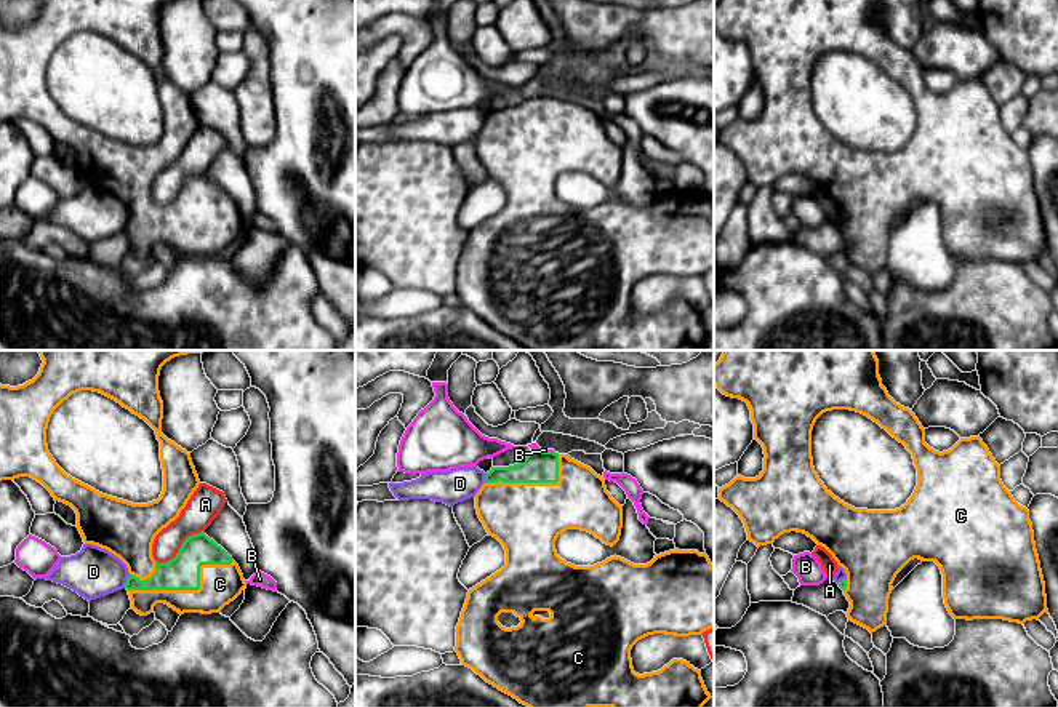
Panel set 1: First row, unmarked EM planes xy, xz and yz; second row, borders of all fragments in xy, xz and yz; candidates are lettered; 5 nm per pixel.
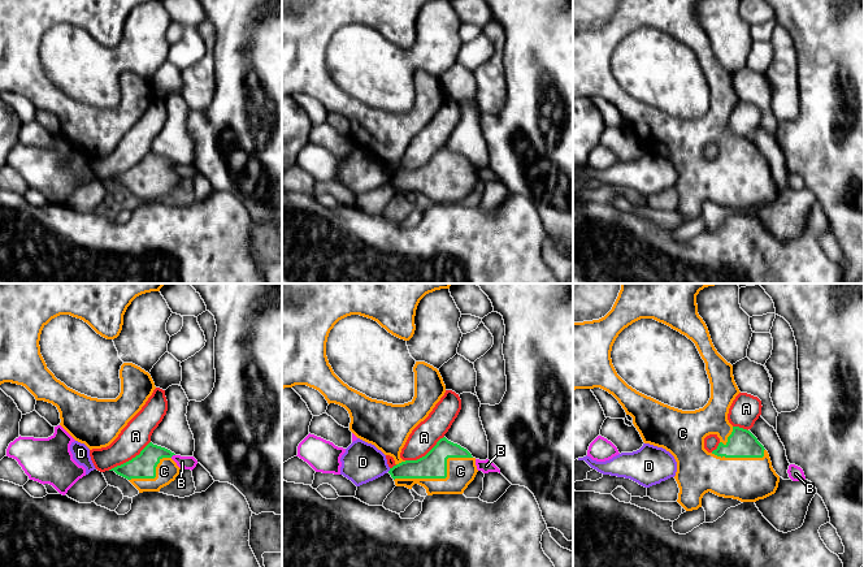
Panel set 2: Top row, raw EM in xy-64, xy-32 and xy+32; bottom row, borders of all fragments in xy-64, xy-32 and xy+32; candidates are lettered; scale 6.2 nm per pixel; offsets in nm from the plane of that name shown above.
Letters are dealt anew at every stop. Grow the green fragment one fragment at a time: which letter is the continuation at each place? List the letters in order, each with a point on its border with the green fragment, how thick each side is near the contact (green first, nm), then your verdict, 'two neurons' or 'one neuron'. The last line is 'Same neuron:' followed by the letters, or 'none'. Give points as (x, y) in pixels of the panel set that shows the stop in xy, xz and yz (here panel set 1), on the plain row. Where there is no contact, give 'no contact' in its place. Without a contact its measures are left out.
A: xy (180, 191) | 180/160 nm | two neurons
B: xz (543, 91) | 160/20 nm | two neurons
C: xy (189, 231) | 180/200 nm | one neuron
D: xy (127, 223) | 160/260 nm | two neurons
Same neuron: C

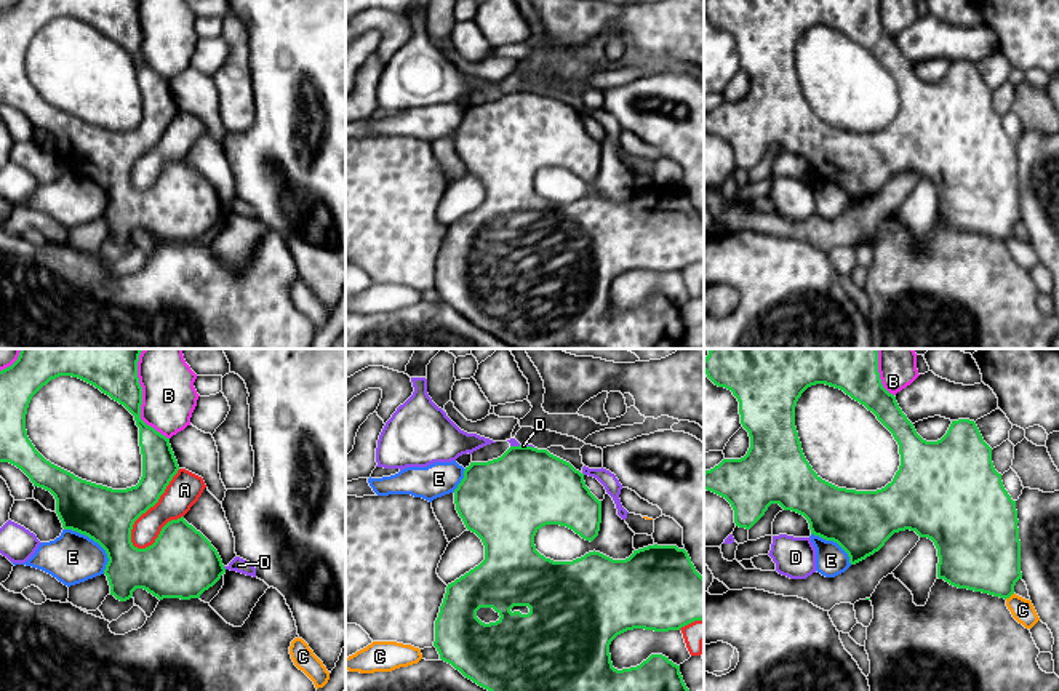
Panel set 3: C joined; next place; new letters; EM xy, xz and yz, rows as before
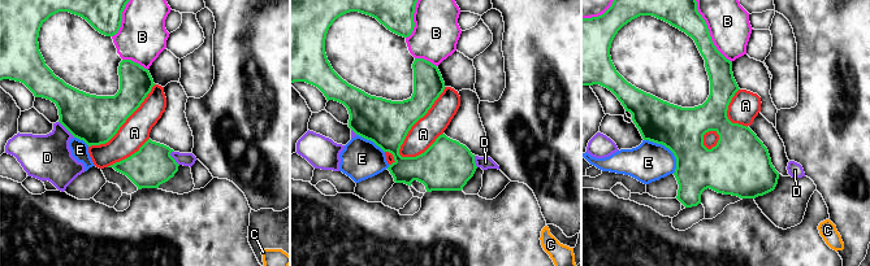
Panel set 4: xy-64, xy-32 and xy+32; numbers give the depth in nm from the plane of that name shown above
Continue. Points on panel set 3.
A: xy (149, 149) | 280/160 nm | two neurons
B: xy (141, 43) | 200/280 nm | two neurons
C: yz (1008, 239) | 360/120 nm | two neurons
D: xz (522, 87) | 420/20 nm | two neurons
E: xy (96, 183) | 280/260 nm | two neurons
Same neuron: none

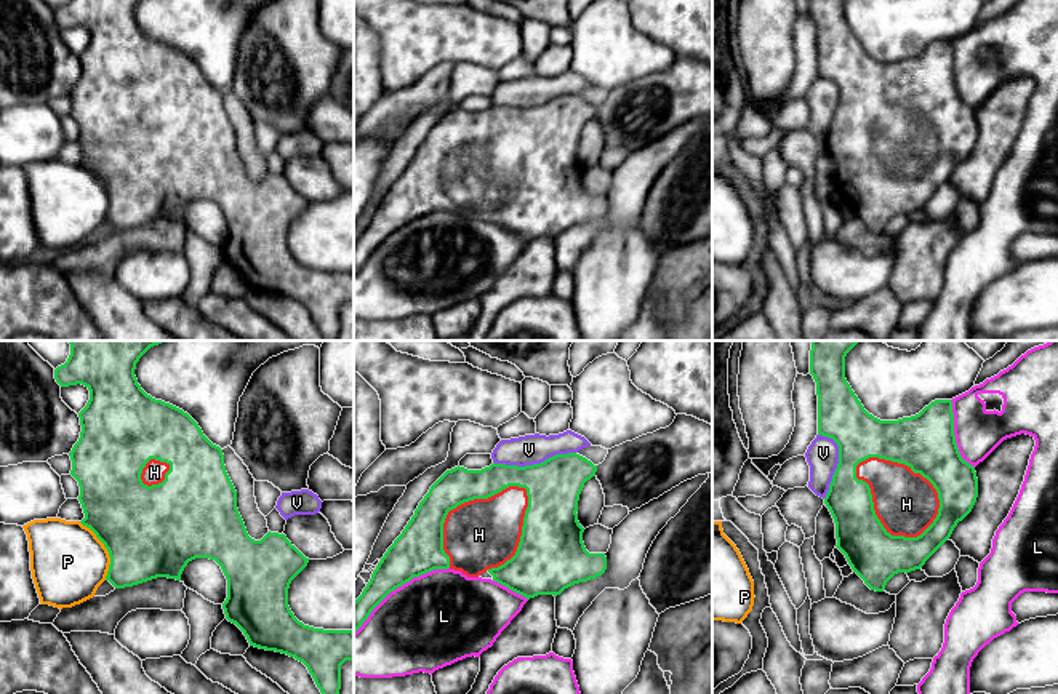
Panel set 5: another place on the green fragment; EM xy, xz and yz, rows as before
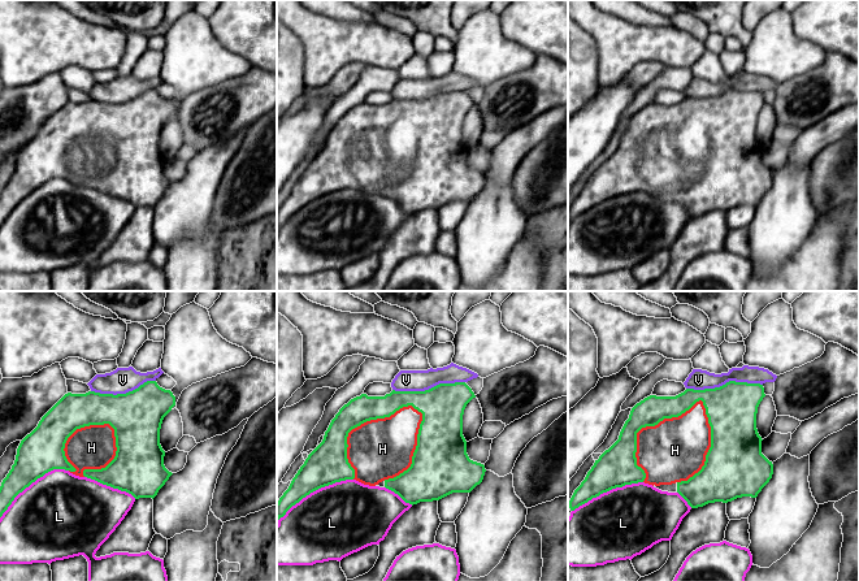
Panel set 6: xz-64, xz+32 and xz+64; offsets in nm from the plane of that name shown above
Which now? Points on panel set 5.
H: yz (913, 112) | 300/320 nm | one neuron
L: xz (399, 227) | 240/460 nm | two neurons
P: xy (106, 189) | 460/380 nm | two neurons
V: xz (533, 106) | 280/150 nm | two neurons
Same neuron: H

